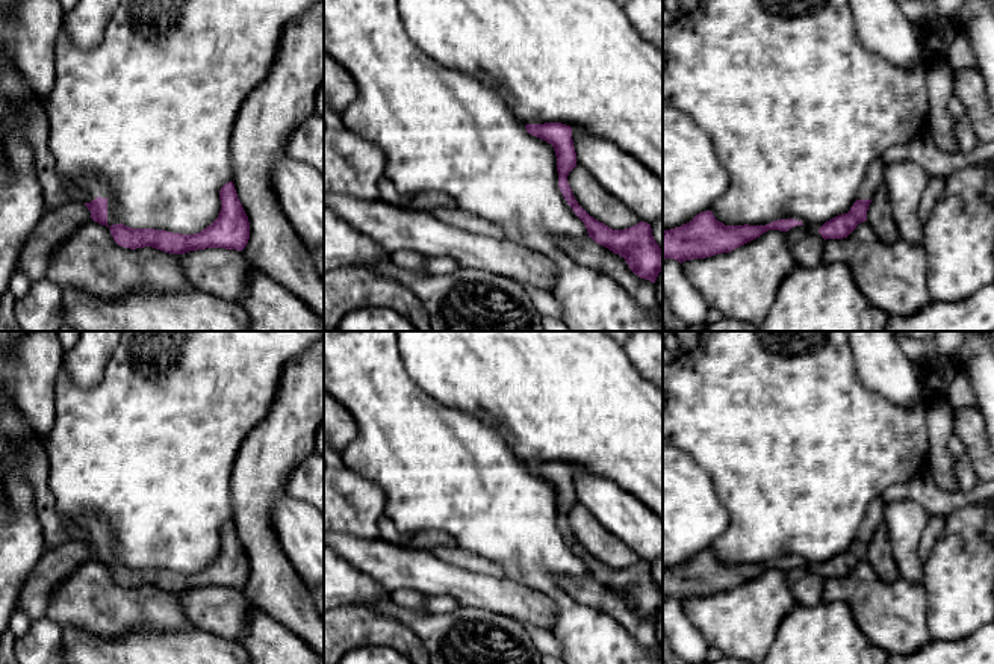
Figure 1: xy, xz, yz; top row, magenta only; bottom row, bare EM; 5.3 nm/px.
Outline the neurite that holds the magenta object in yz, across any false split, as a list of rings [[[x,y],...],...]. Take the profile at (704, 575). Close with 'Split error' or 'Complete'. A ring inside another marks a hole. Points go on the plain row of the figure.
[[[711,549],[697,552],[690,561],[663,569],[663,597],[679,602],[729,591],[769,569],[788,570],[803,564],[797,558],[778,558],[766,564],[725,564]]]. Complete

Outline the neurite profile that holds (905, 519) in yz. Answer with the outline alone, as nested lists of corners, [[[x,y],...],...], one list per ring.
[[[911,499],[887,502],[884,510],[884,523],[891,537],[899,575],[915,584],[923,581],[920,545],[927,520],[923,505]]]

